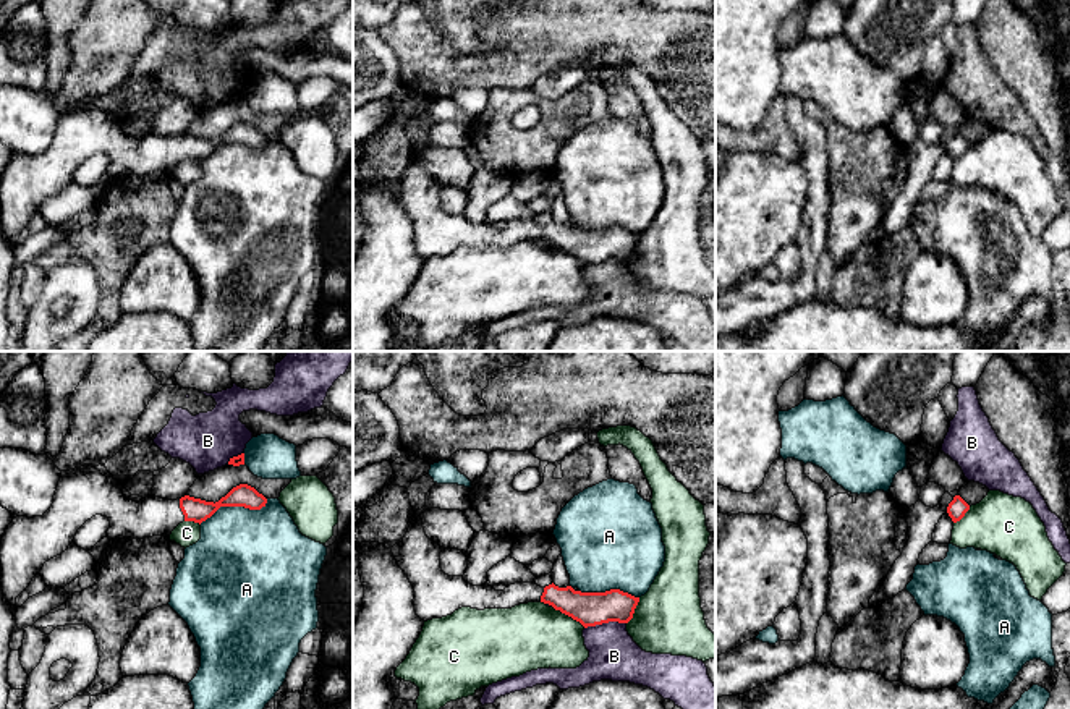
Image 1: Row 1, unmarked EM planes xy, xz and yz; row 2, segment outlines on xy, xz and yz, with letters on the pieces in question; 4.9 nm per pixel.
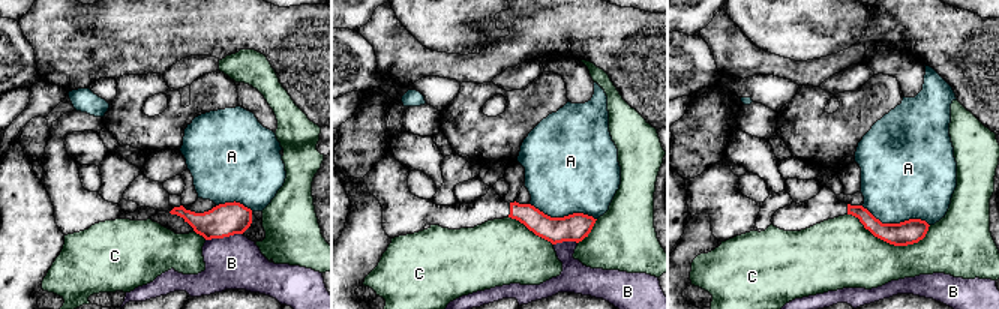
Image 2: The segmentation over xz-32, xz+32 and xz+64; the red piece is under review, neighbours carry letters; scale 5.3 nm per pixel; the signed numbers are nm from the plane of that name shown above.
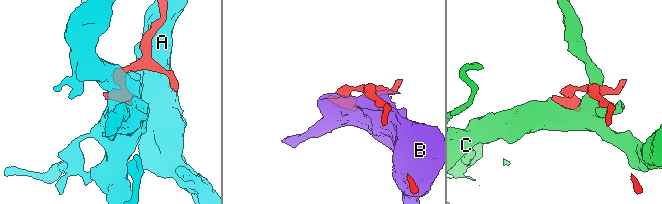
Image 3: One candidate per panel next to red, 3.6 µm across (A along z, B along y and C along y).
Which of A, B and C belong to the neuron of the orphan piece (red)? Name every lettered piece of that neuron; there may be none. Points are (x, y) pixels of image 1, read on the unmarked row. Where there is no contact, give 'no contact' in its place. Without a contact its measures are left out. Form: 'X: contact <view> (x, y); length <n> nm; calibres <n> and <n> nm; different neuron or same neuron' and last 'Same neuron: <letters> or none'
A: contact xy (233, 143); length 360 nm; calibres 120 and 460 nm; different neuron
B: contact xz (604, 259); length 220 nm; calibres 170 and 240 nm; different neuron
C: contact xz (568, 253); length 200 nm; calibres 170 and 340 nm; different neuron
Same neuron: none

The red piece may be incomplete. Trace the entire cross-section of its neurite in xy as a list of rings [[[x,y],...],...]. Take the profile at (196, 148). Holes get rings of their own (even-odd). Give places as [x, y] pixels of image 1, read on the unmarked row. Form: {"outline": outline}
{"outline": [[[105,104],[91,107],[62,108],[52,144],[42,154],[16,154],[6,163],[0,181],[0,222],[3,235],[16,244],[16,235],[29,223],[32,215],[50,196],[60,193],[73,180],[78,167],[92,154],[102,152],[110,159],[107,173],[115,176],[146,176],[152,173],[170,173],[183,159],[202,160],[220,144],[244,144],[261,147],[267,136],[248,121],[233,125],[219,139],[206,139],[185,133],[176,138],[165,138],[149,133],[141,139],[133,139],[123,133],[123,121],[112,115]]]}

